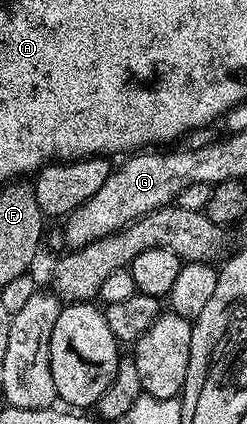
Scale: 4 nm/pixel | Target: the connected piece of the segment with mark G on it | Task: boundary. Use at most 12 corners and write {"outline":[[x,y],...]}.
{"outline":[[173,152],[131,153],[69,215],[71,247],[142,218],[187,189]]}

